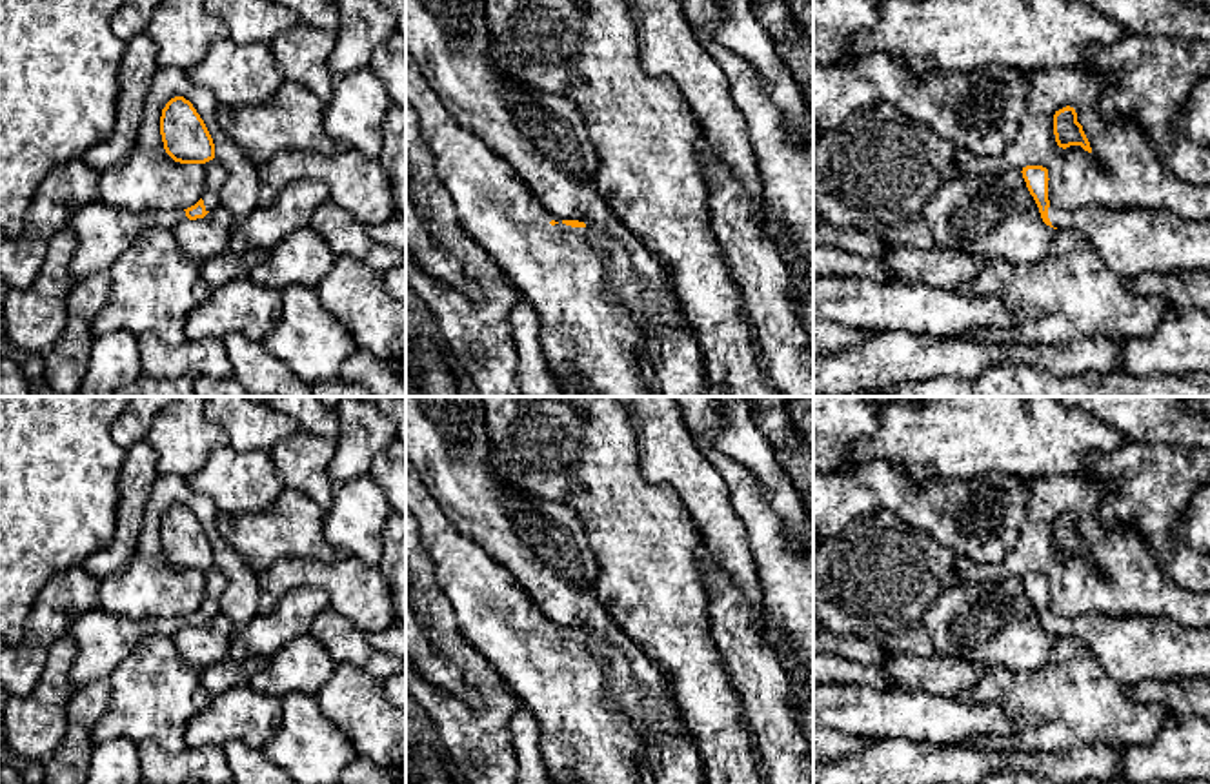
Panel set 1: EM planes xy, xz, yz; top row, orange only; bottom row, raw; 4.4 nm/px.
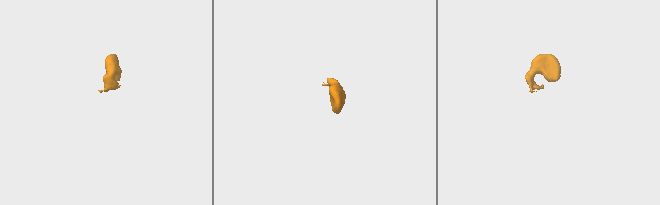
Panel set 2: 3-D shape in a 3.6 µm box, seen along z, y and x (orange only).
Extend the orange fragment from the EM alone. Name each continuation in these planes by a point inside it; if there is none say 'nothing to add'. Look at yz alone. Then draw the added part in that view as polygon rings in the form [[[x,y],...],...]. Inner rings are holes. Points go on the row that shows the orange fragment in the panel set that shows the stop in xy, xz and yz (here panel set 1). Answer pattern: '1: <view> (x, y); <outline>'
1: yz (1132, 241); [[[1052,204],[1048,218],[1057,229],[1084,235],[1099,258],[1119,276],[1210,273],[1210,220],[1188,220],[1168,209],[1063,209]]]

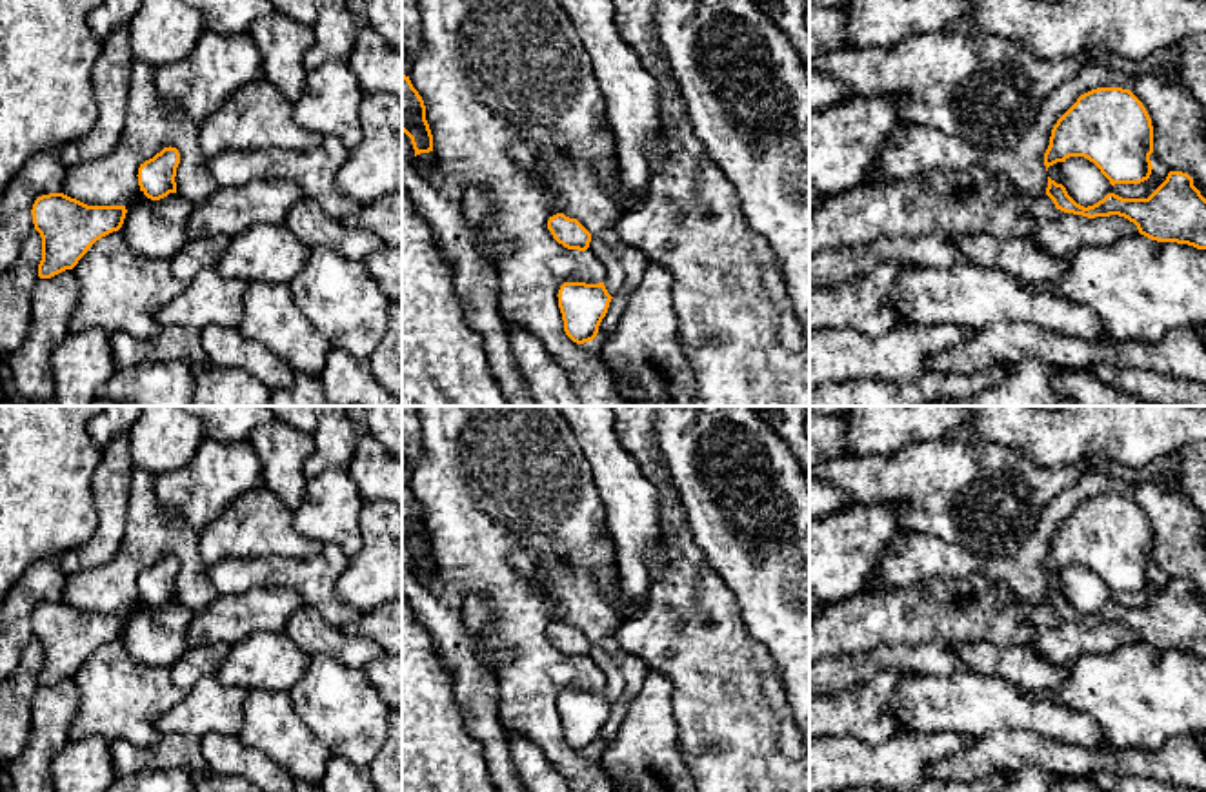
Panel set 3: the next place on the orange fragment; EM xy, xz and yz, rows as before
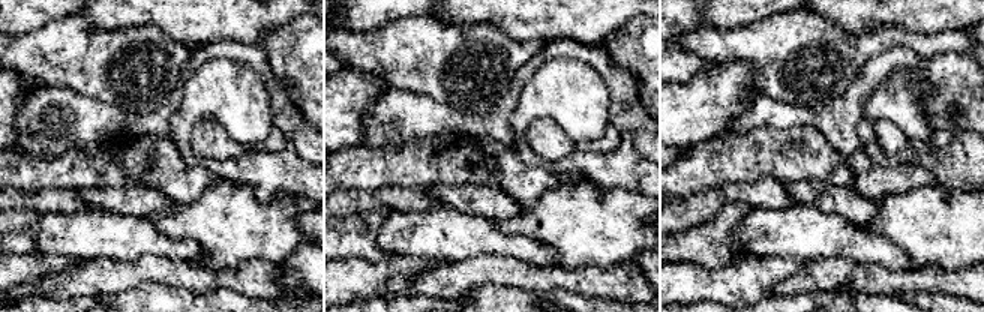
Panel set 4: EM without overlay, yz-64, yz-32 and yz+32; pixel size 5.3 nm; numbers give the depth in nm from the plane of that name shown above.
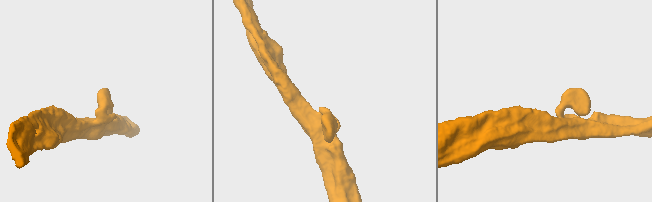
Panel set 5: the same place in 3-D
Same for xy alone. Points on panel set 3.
nothing to add

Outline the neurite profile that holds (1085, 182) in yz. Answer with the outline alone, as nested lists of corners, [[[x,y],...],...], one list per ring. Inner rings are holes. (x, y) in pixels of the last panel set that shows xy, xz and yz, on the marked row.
[[[1084,157],[1066,158],[1062,186],[1068,195],[1084,208],[1097,204],[1111,193],[1110,180]]]

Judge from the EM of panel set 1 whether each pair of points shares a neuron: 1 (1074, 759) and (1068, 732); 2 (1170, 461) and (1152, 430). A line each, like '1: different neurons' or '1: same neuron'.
1: different neurons
2: different neurons

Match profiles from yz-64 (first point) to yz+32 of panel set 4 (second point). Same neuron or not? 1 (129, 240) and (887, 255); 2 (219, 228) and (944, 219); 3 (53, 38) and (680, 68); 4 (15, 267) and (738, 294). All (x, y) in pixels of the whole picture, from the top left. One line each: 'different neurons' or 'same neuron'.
1: same neuron
2: same neuron
3: different neurons
4: same neuron

